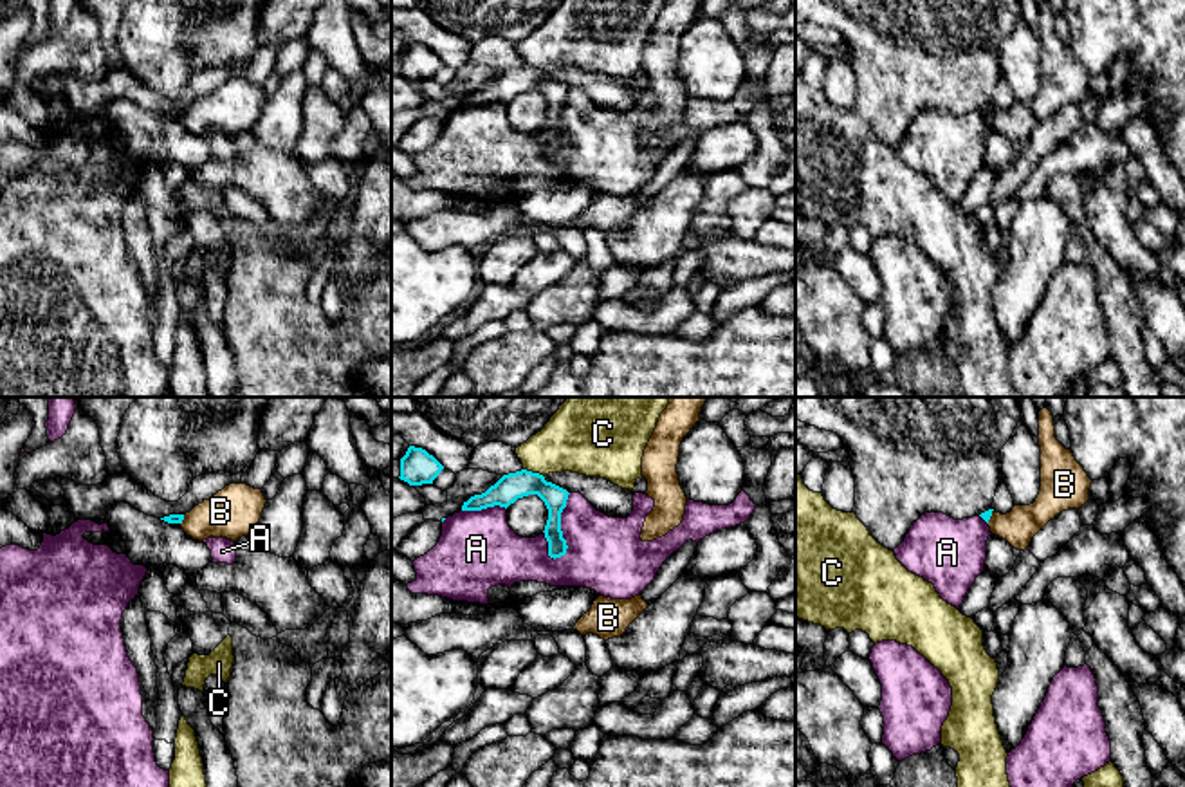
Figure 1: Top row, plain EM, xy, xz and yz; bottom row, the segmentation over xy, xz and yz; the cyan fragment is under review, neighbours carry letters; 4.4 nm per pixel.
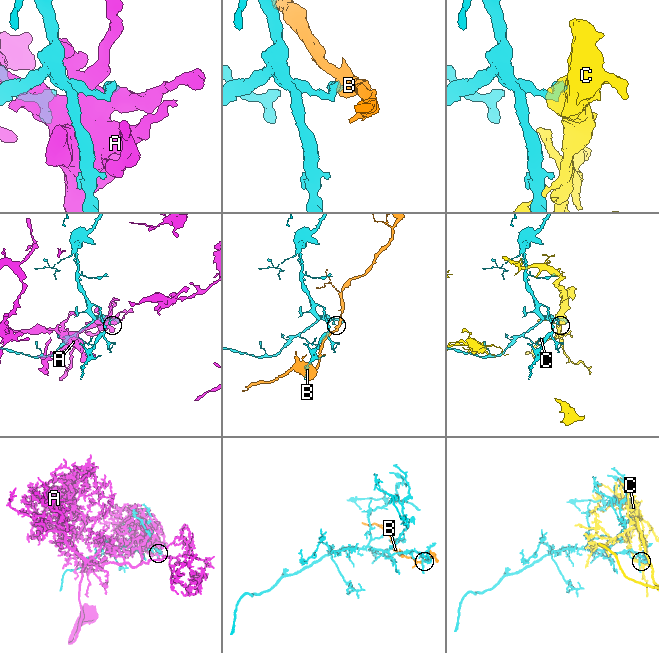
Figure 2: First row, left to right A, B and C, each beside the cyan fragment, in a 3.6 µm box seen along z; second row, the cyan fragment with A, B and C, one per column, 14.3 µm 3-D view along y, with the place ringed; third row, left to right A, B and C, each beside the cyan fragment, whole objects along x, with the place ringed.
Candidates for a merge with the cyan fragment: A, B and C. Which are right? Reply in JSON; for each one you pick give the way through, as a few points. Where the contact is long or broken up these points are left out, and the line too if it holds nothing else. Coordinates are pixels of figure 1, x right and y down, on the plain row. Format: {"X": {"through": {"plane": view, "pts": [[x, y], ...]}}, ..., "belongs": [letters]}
{"belongs": []}

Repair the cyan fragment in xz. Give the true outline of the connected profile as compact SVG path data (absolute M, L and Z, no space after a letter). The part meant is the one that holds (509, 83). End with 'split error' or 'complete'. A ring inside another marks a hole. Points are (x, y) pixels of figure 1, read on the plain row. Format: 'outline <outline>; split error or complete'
outline M521 65L503 70L485 88L474 90L464 97L462 106L482 106L494 101L507 105L518 94L528 90L537 90L548 105L548 116L543 126L548 137L548 152L554 155L565 152L568 141L561 126L561 108L566 103L570 88L552 78L547 78L539 69Z; complete

